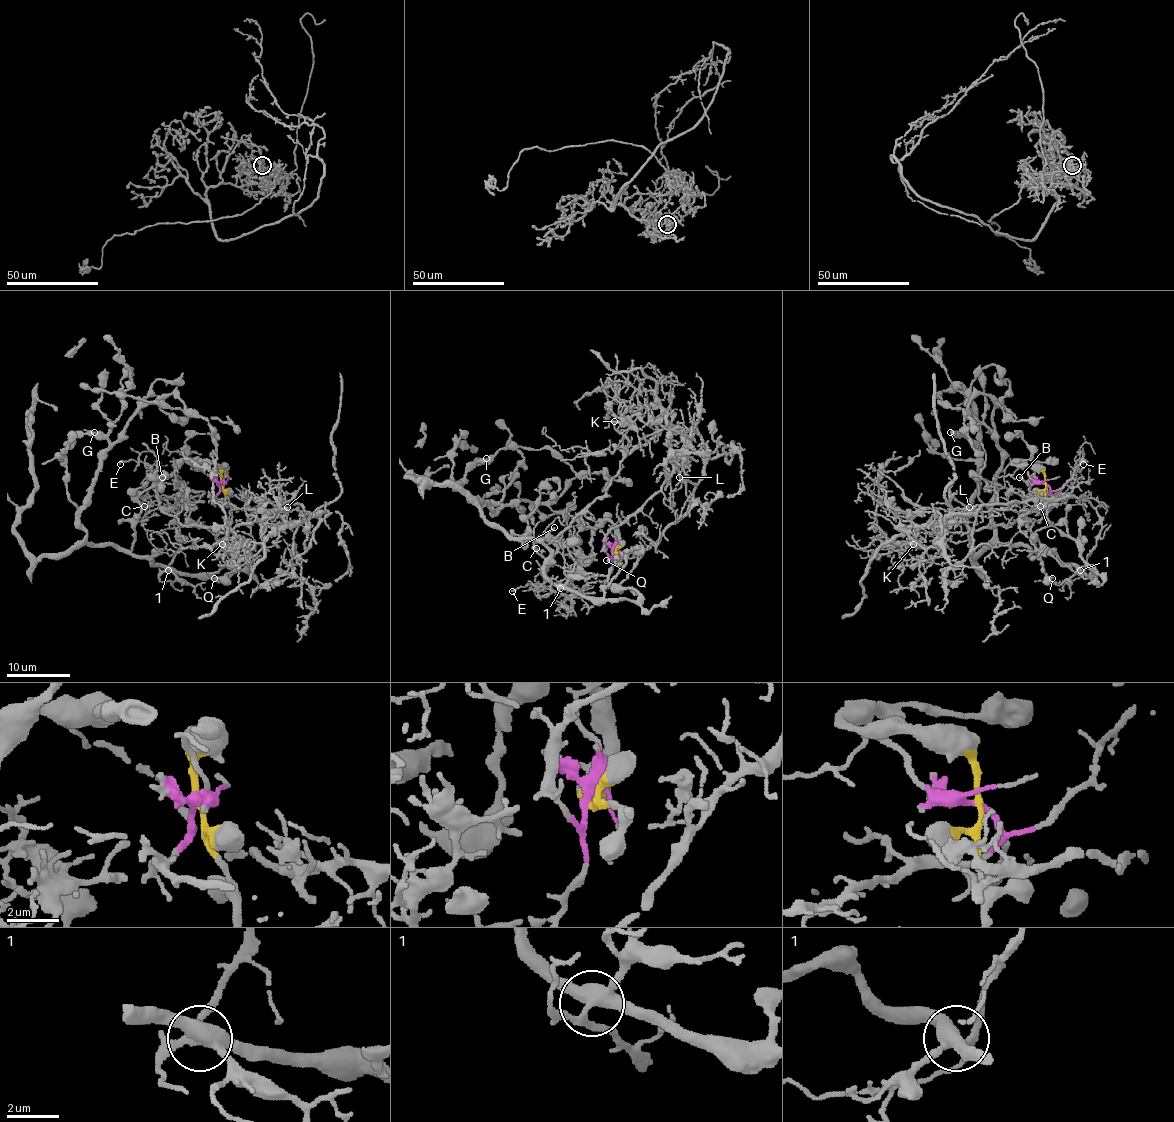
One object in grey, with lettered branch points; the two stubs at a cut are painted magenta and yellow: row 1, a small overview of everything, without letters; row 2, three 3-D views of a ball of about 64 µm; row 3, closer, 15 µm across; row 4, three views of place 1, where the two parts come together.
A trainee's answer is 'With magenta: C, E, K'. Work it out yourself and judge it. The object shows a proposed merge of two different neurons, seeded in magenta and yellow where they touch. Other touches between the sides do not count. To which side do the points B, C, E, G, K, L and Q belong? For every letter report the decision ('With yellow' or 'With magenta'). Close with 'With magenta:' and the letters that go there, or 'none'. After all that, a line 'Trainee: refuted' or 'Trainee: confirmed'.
B: With yellow
C: With magenta
E: With magenta
G: With yellow
K: With magenta
L: With magenta
Q: With yellow
With magenta: C, E, K, L
Trainee: refuted

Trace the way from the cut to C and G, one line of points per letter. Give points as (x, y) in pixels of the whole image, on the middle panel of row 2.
C: (612, 553), (604, 536), (672, 470), (683, 437), (671, 427), (622, 459), (608, 490), (548, 558), (535, 549)
G: (612, 553), (608, 580), (634, 601), (559, 588), (549, 552), (456, 484), (486, 459)

